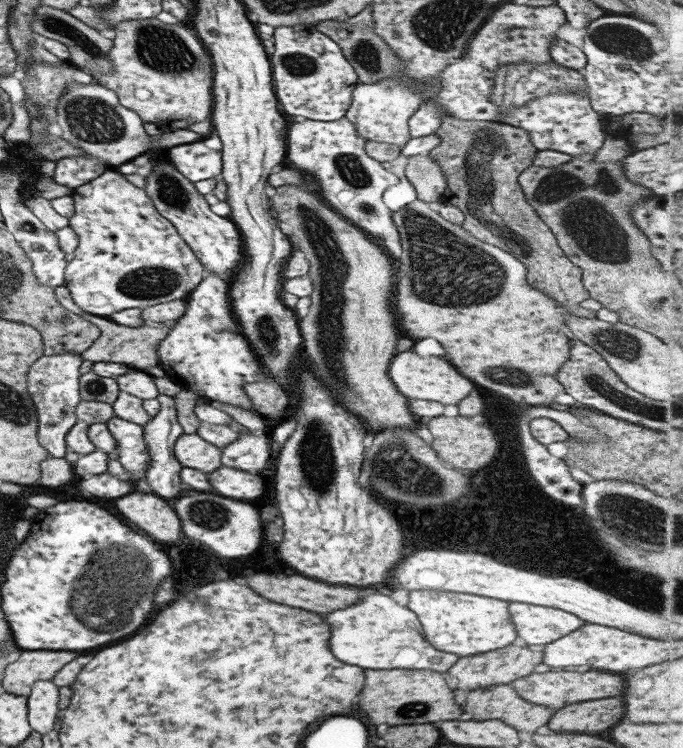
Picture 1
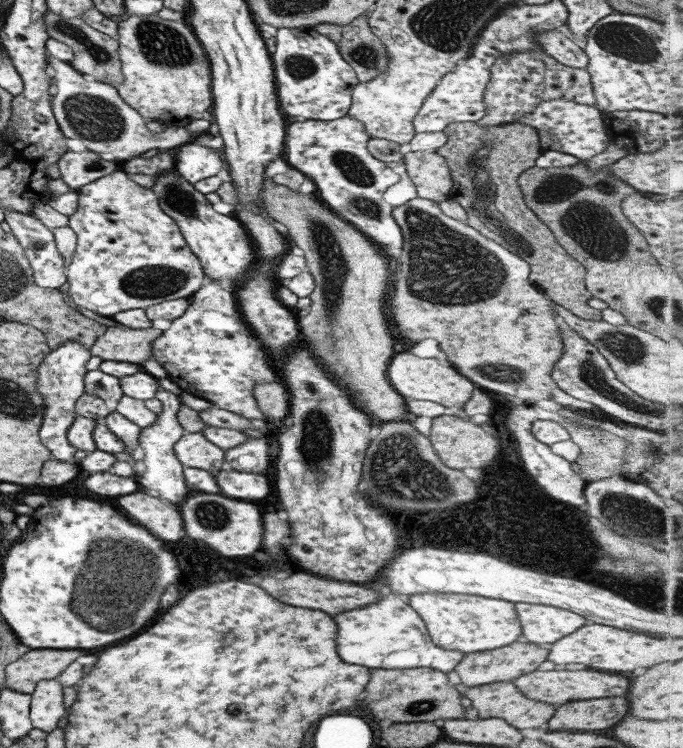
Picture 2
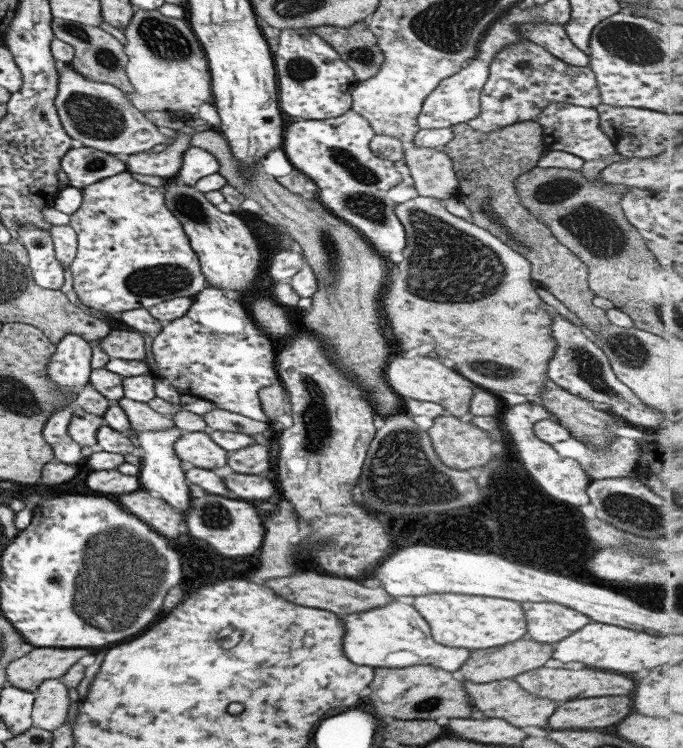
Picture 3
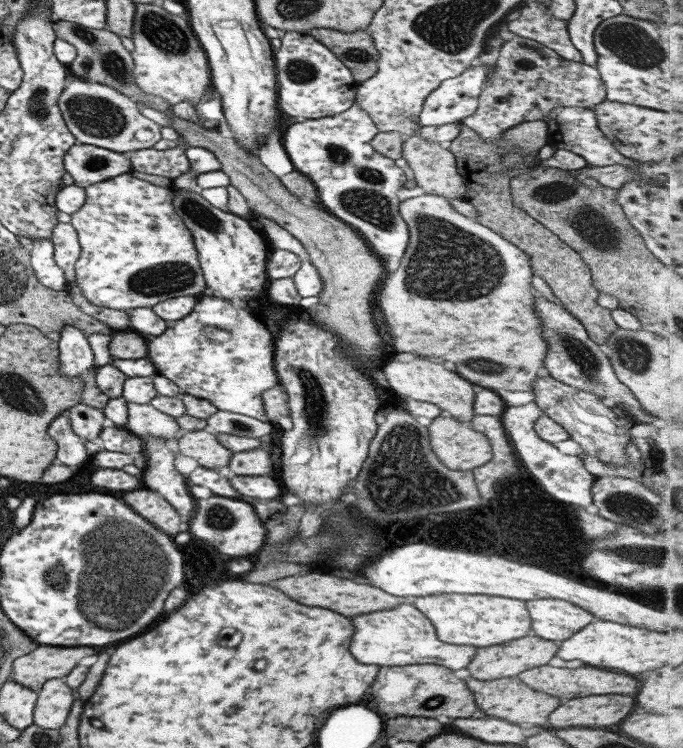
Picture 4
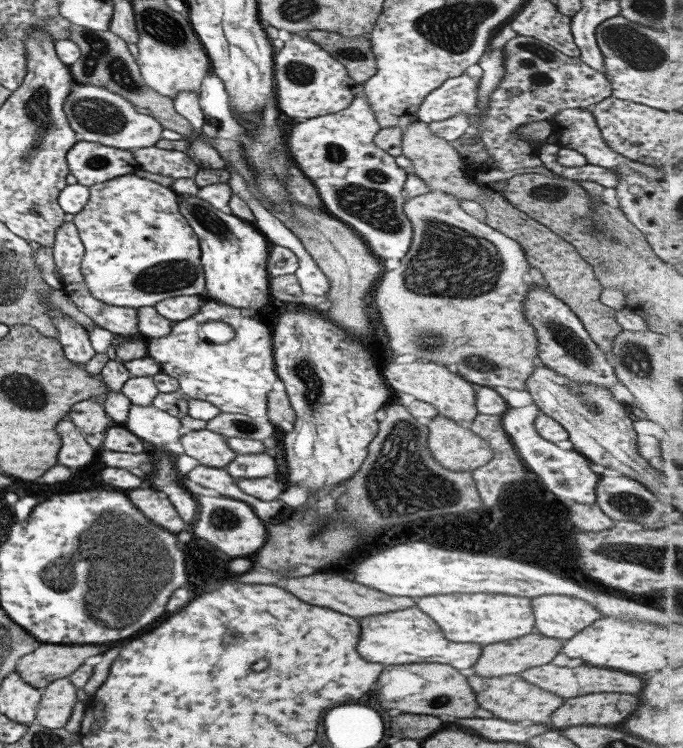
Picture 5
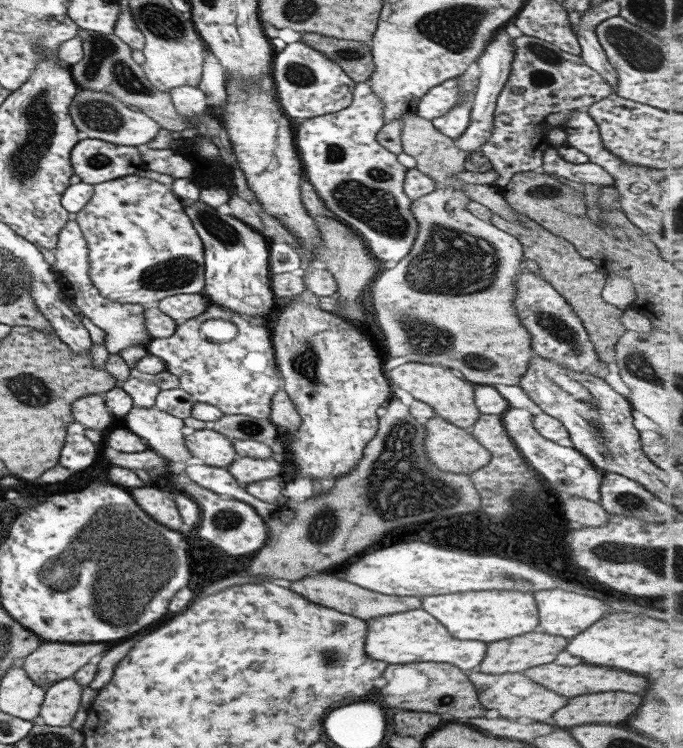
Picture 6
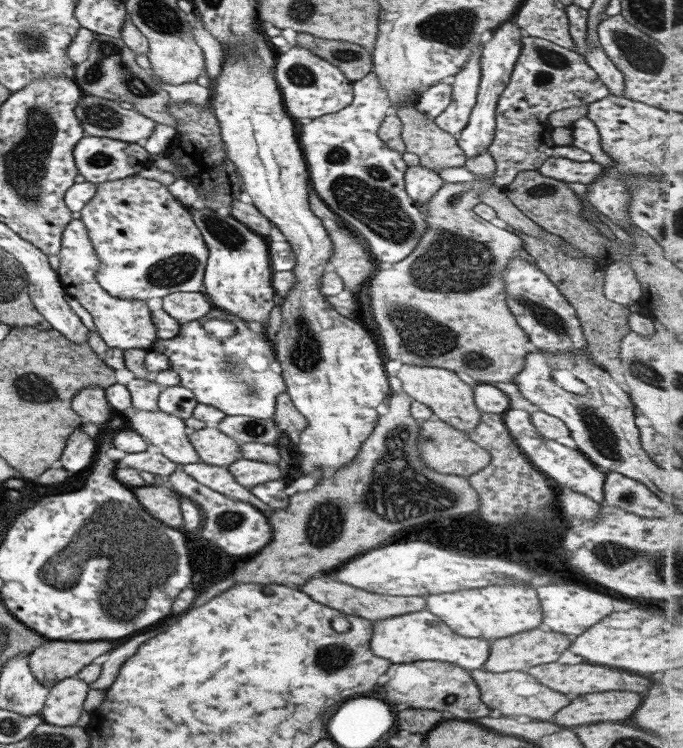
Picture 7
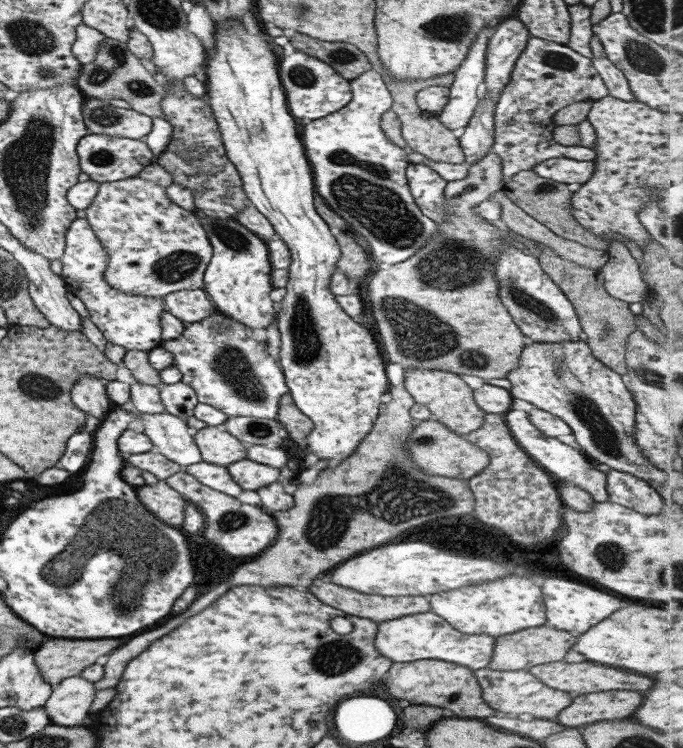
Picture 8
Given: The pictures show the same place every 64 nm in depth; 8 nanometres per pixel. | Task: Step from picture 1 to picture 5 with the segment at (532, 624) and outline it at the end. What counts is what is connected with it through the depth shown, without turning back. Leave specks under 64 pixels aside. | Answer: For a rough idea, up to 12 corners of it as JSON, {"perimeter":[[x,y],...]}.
{"perimeter":[[534,596],[535,632],[567,640],[601,616],[587,601]]}

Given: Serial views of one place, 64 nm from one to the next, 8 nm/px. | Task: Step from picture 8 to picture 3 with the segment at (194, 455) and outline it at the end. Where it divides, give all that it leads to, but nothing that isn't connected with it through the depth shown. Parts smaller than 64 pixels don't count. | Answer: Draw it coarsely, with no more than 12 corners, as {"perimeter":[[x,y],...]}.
{"perimeter":[[120,398],[132,430],[164,430],[174,426],[170,416],[144,402]]}

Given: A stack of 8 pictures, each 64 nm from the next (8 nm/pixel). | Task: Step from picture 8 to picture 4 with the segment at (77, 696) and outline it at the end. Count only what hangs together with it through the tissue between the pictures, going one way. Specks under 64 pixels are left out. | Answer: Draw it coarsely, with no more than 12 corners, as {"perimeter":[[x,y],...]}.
{"perimeter":[[61,679],[37,691],[33,725],[56,730],[73,702]]}

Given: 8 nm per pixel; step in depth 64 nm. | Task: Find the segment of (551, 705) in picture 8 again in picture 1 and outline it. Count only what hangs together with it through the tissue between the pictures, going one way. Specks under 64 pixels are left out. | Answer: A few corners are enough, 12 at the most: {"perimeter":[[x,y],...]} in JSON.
{"perimeter":[[509,684],[468,692],[463,710],[515,730],[547,724],[551,710]]}

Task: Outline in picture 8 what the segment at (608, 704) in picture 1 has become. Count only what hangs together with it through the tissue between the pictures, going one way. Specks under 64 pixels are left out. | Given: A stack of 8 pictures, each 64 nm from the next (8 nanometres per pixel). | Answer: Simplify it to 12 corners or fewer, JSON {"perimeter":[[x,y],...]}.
{"perimeter":[[593,692],[559,712],[563,726],[619,720],[637,710],[637,692]]}

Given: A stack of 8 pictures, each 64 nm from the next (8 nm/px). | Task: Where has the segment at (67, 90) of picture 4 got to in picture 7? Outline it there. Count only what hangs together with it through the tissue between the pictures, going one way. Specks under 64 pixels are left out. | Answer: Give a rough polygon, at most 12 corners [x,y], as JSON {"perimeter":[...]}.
{"perimeter":[[84,93],[74,113],[83,137],[142,144],[156,124]]}

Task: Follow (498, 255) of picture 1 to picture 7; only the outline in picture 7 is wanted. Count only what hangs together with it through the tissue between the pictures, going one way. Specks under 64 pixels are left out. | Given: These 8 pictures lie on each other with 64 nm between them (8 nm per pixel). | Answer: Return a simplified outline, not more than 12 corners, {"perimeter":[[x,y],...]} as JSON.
{"perimeter":[[475,179],[370,277],[385,360],[511,384],[535,350],[501,279],[524,242],[472,211]]}

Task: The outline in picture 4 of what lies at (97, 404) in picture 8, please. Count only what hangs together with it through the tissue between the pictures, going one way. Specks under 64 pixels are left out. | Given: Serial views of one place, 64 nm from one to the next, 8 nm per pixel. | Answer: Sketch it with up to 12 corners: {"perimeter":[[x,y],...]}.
{"perimeter":[[68,408],[71,430],[82,442],[97,441],[107,424],[99,409]]}

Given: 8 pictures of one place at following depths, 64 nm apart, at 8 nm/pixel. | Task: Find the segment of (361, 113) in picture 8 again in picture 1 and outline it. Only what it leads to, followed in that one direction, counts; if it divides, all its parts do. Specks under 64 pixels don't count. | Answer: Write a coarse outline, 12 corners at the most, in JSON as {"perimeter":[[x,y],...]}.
{"perimeter":[[345,117],[286,130],[285,163],[375,238],[400,236],[383,191],[397,176]]}

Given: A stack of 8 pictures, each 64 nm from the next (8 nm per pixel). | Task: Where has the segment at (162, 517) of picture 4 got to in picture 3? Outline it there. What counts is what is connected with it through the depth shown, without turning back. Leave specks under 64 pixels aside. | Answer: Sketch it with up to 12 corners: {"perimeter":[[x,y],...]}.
{"perimeter":[[143,488],[116,500],[165,538],[185,532],[180,514]]}

